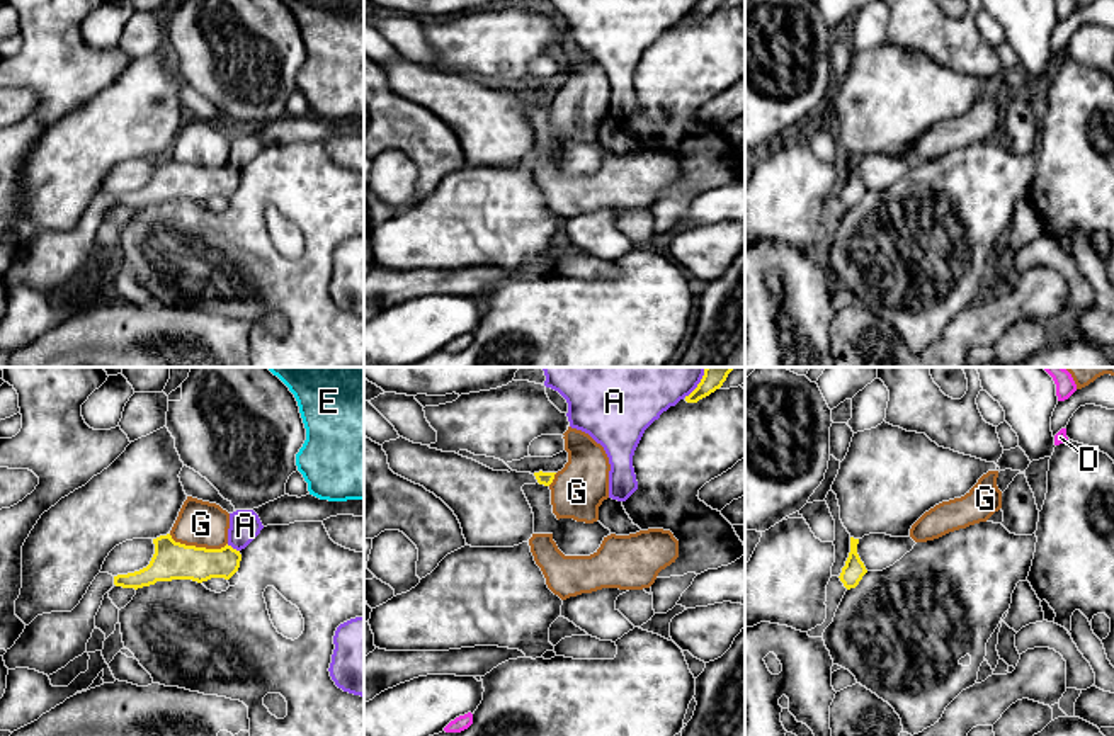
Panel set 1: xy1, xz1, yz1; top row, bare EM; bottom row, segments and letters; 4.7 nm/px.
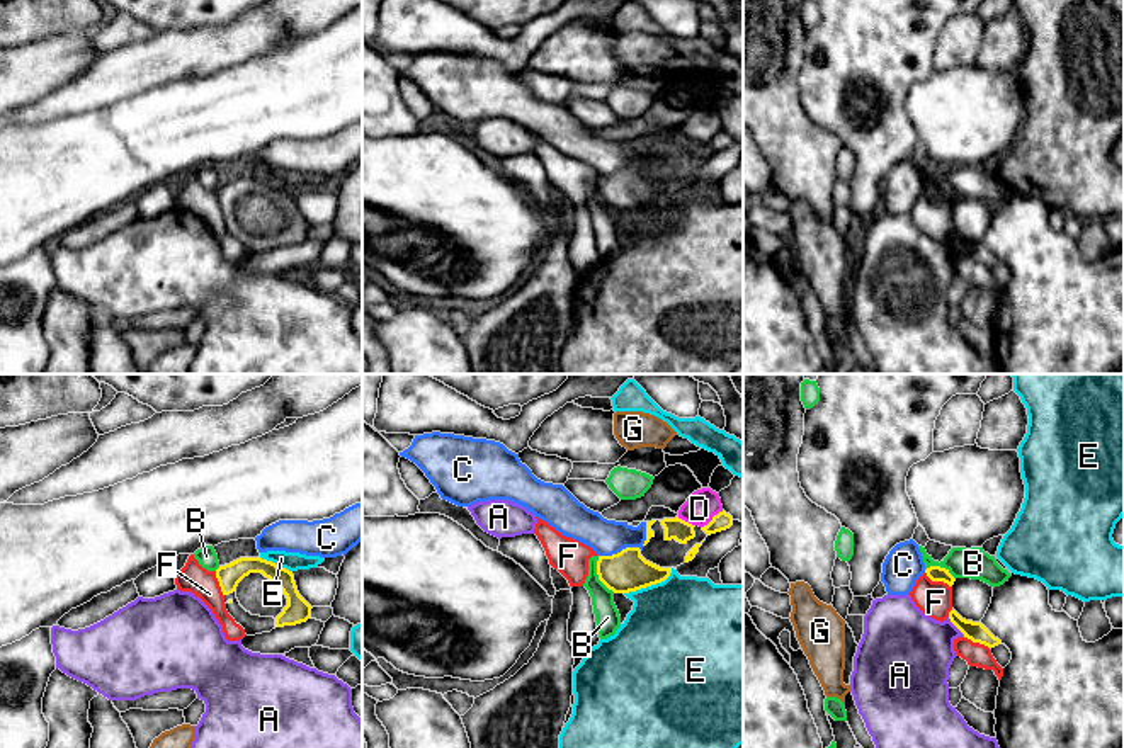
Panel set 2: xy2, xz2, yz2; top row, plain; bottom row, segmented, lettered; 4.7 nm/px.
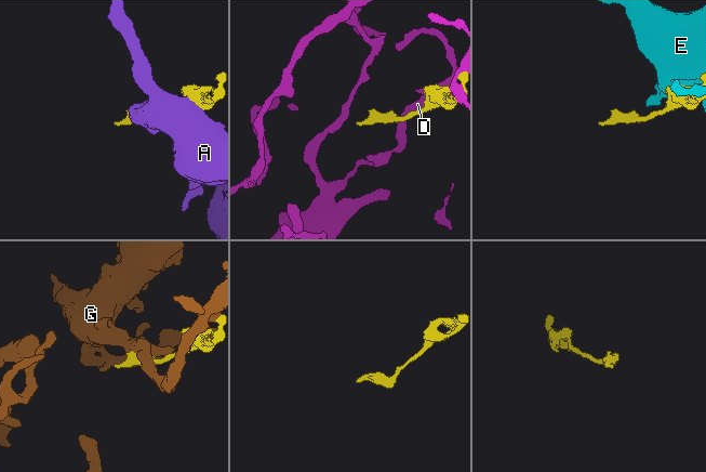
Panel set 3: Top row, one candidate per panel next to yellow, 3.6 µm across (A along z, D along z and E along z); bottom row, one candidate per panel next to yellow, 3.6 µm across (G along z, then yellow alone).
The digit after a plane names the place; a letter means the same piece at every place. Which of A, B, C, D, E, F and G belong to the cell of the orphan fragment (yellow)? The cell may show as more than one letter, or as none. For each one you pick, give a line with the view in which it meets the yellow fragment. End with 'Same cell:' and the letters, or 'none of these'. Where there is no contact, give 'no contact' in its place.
Same cell: none of these

